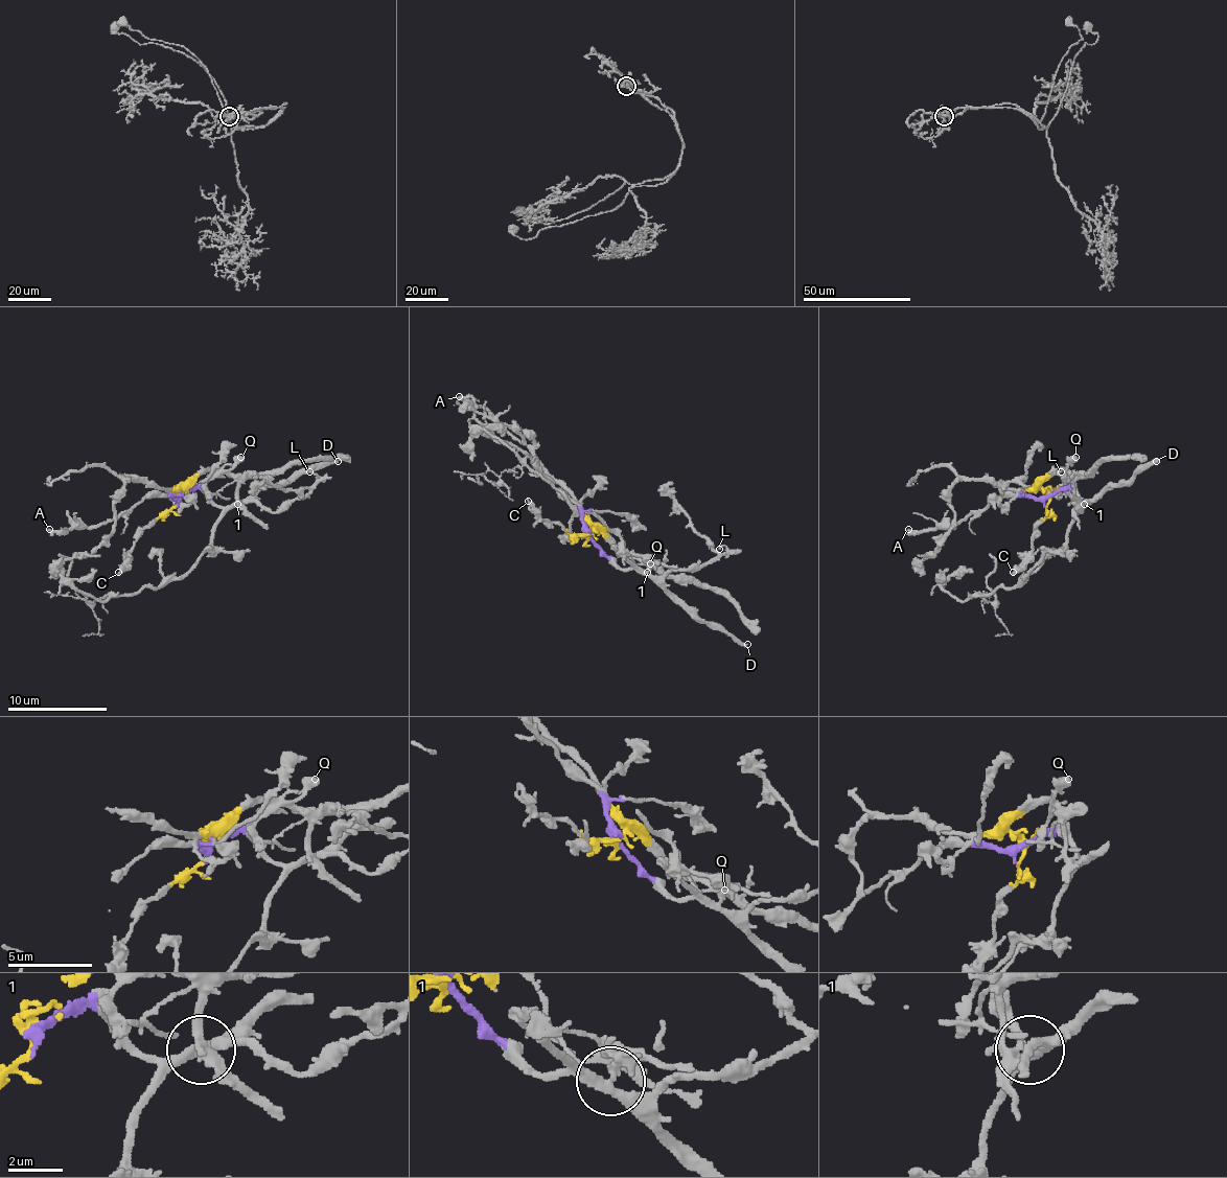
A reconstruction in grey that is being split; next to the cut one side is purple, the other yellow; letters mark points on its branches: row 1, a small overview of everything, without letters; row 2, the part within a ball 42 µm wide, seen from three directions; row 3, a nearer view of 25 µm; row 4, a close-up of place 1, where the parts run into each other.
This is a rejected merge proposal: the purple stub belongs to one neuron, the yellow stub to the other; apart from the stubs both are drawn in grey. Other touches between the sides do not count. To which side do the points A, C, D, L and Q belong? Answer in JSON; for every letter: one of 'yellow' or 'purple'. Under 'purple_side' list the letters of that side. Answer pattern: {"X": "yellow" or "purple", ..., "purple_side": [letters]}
{"A": "purple", "C": "yellow", "D": "purple", "L": "purple", "Q": "yellow", "purple_side": ["A", "D", "L"]}

